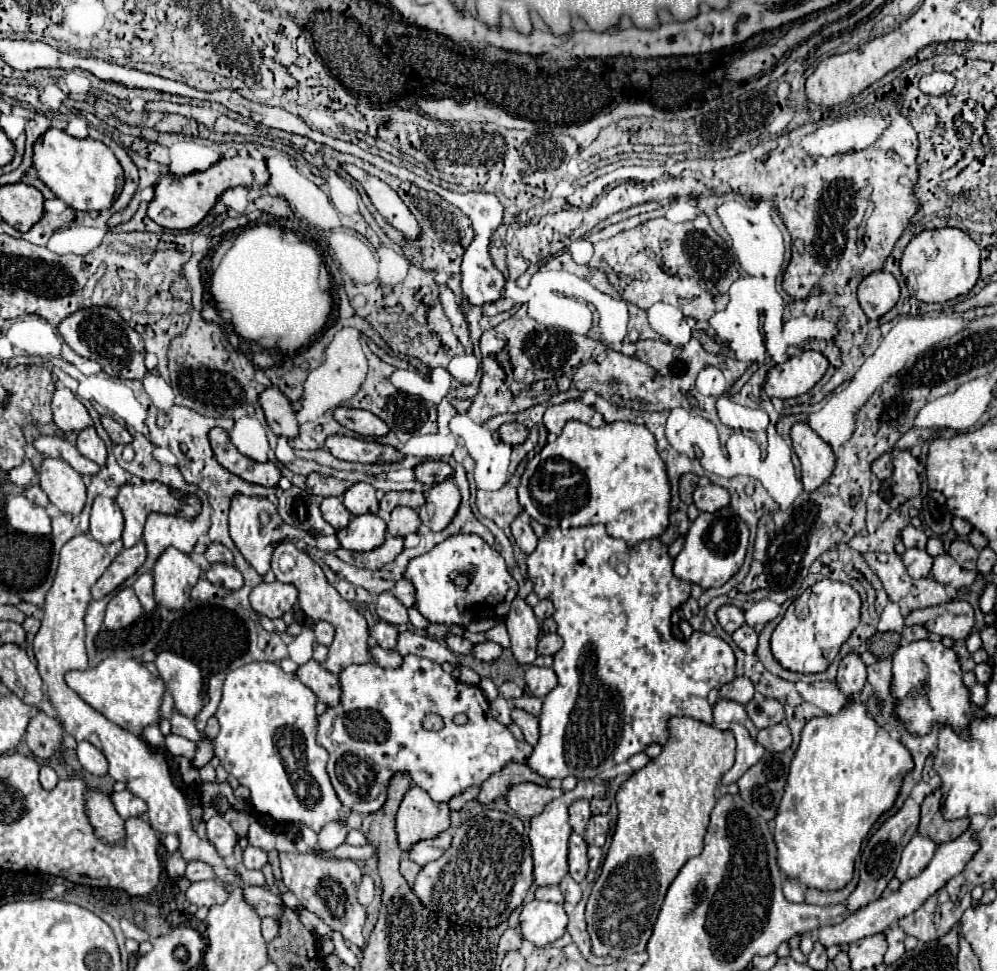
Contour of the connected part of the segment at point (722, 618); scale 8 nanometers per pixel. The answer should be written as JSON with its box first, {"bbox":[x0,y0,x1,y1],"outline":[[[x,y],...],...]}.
{"bbox":[717,604,745,632],"outline":[[[725,604],[717,610],[717,620],[719,624],[723,626],[725,632],[735,632],[739,626],[745,624],[745,618],[743,618],[743,610],[737,608],[737,606],[731,606],[731,604]]]}

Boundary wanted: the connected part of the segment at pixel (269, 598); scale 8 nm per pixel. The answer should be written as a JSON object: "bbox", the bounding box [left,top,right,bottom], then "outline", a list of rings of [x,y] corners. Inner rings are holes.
{"bbox":[249,582,297,618],"outline":[[[261,582],[249,596],[251,608],[259,616],[281,618],[297,602],[297,588],[283,582]]]}

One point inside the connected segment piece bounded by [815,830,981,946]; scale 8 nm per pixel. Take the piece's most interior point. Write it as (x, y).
(951, 857)

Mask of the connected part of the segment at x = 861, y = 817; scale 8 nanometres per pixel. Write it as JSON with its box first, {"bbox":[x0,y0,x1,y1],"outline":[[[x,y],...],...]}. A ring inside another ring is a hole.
{"bbox":[775,702,913,890],"outline":[[[851,702],[833,716],[809,720],[801,732],[801,742],[791,762],[787,788],[775,818],[779,868],[805,886],[817,886],[819,890],[837,890],[849,884],[863,838],[869,834],[879,816],[893,808],[903,778],[911,770],[913,756],[909,750],[877,724],[863,702]]]}

